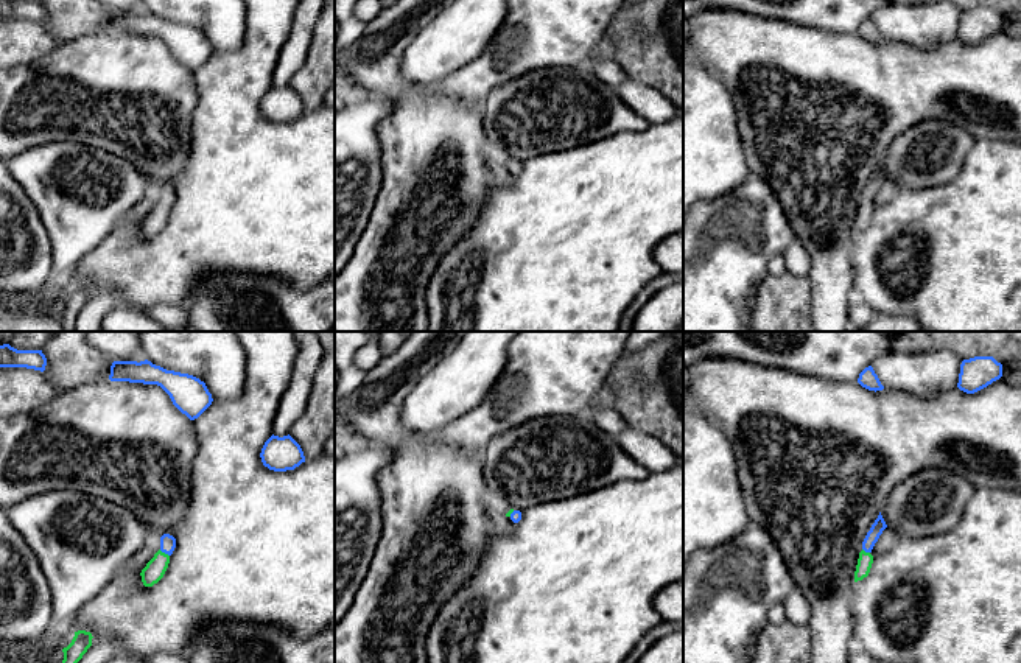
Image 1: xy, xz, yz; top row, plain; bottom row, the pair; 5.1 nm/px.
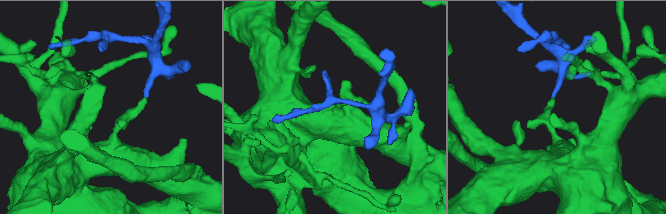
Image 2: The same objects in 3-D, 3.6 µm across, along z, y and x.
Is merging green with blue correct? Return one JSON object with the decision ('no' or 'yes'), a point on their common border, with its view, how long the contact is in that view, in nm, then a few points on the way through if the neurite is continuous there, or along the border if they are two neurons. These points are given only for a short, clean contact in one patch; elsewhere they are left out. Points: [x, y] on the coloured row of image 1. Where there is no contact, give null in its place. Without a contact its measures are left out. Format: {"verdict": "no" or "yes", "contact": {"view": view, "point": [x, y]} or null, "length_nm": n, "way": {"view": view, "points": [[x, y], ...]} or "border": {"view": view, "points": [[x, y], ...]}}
{"verdict": "yes", "contact": {"view": "xy", "point": [164, 553]}, "length_nm": 70, "way": {"view": "xy", "points": [[154, 570], [164, 553], [167, 542]]}}

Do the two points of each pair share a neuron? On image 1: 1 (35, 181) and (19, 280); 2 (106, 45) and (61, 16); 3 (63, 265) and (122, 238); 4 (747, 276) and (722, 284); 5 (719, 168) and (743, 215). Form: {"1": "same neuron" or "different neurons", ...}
{"1": "different neurons", "2": "different neurons", "3": "different neurons", "4": "same neuron", "5": "different neurons"}

